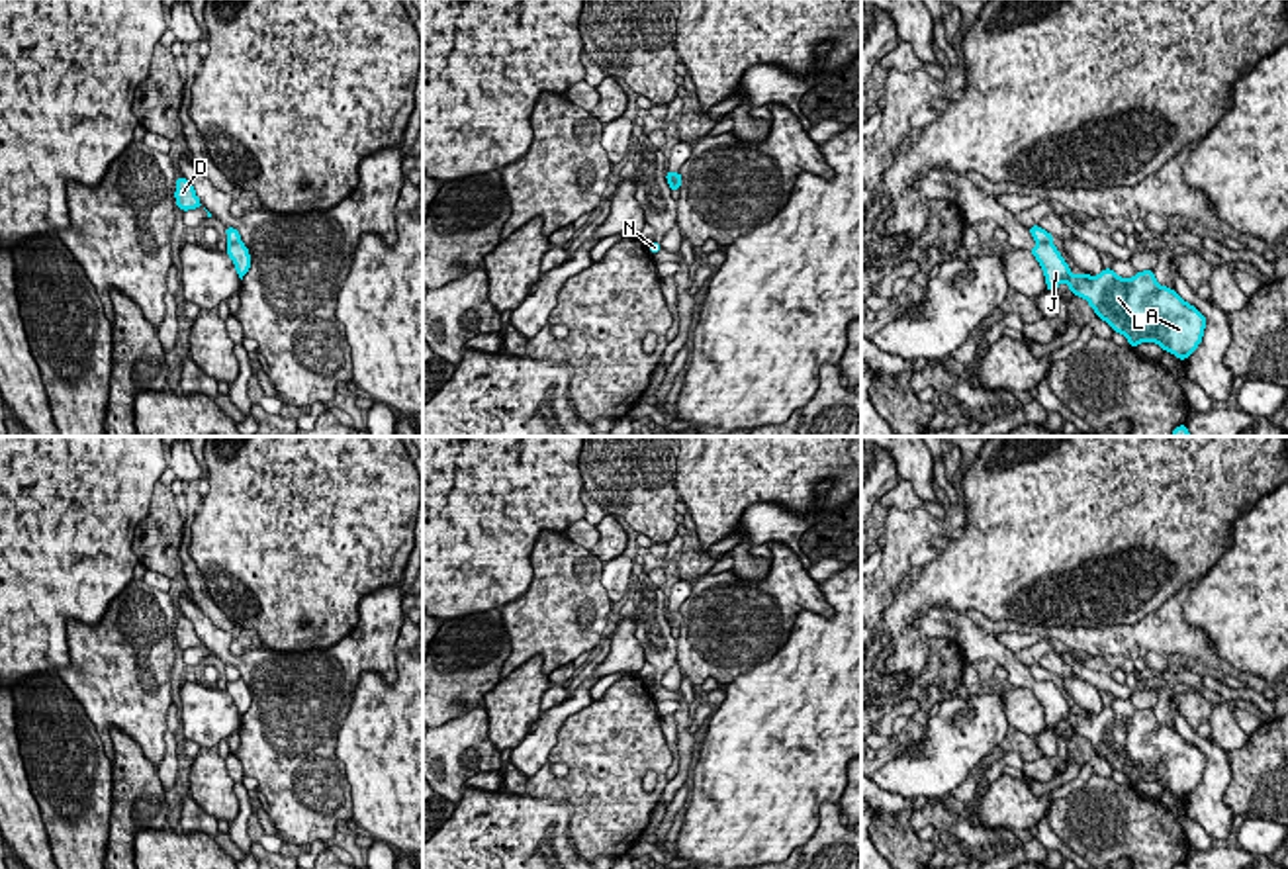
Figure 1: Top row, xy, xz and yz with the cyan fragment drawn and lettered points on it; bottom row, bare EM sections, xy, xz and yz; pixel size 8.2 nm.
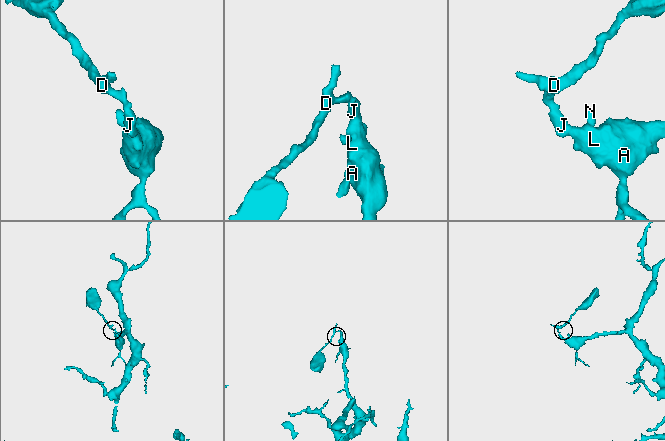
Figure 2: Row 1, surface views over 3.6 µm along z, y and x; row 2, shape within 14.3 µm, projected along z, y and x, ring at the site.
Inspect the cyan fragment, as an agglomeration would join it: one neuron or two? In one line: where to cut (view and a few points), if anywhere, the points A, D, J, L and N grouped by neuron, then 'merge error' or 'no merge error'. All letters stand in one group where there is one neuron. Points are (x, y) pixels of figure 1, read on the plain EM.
yz (1050, 678), (1038, 682) | A J L N / D | merge error

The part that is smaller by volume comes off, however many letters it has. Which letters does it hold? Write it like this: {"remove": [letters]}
{"remove": ["D"]}

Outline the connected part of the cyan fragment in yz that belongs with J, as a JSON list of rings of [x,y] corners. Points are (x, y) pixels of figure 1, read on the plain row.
[[[1051,679],[1037,681],[1030,691],[1043,707],[1047,730],[1055,730],[1065,718],[1114,771],[1129,779],[1131,787],[1139,781],[1157,781],[1186,799],[1202,781],[1206,755],[1174,728],[1161,724],[1153,709],[1135,710],[1131,718],[1116,714],[1112,707],[1104,707],[1098,714],[1073,714]]]

